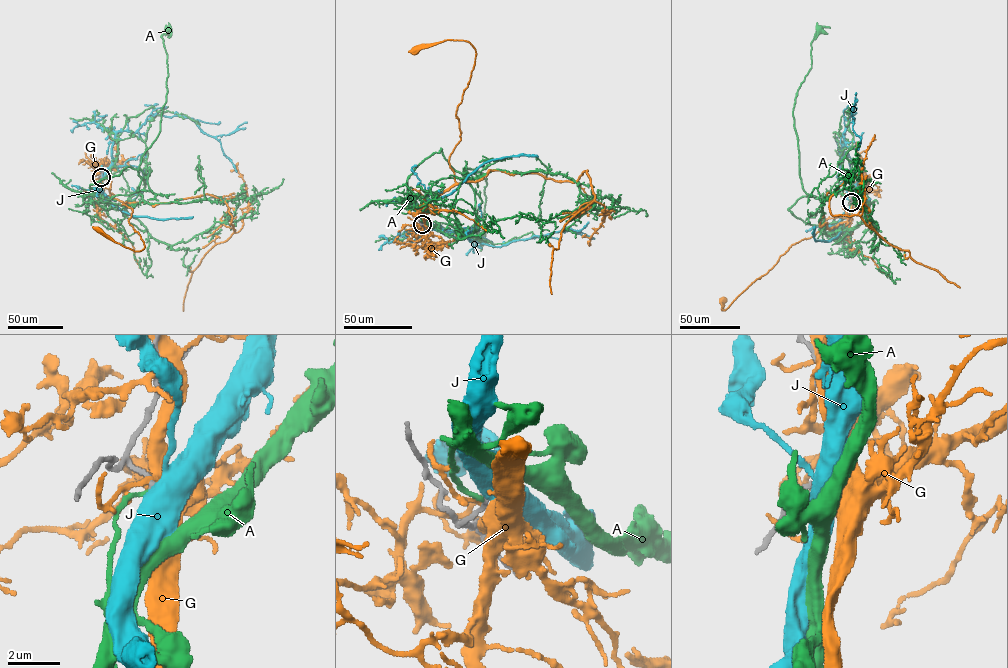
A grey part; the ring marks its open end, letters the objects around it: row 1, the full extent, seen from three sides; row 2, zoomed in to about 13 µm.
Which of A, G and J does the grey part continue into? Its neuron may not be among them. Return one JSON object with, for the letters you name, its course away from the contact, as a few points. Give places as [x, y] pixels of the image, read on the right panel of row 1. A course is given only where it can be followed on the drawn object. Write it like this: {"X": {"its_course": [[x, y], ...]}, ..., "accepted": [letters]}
{"A": {"its_course": [[851, 202], [846, 229], [826, 234], [821, 201], [805, 192], [799, 175], [793, 108], [820, 29]]}, "accepted": ["A"]}

